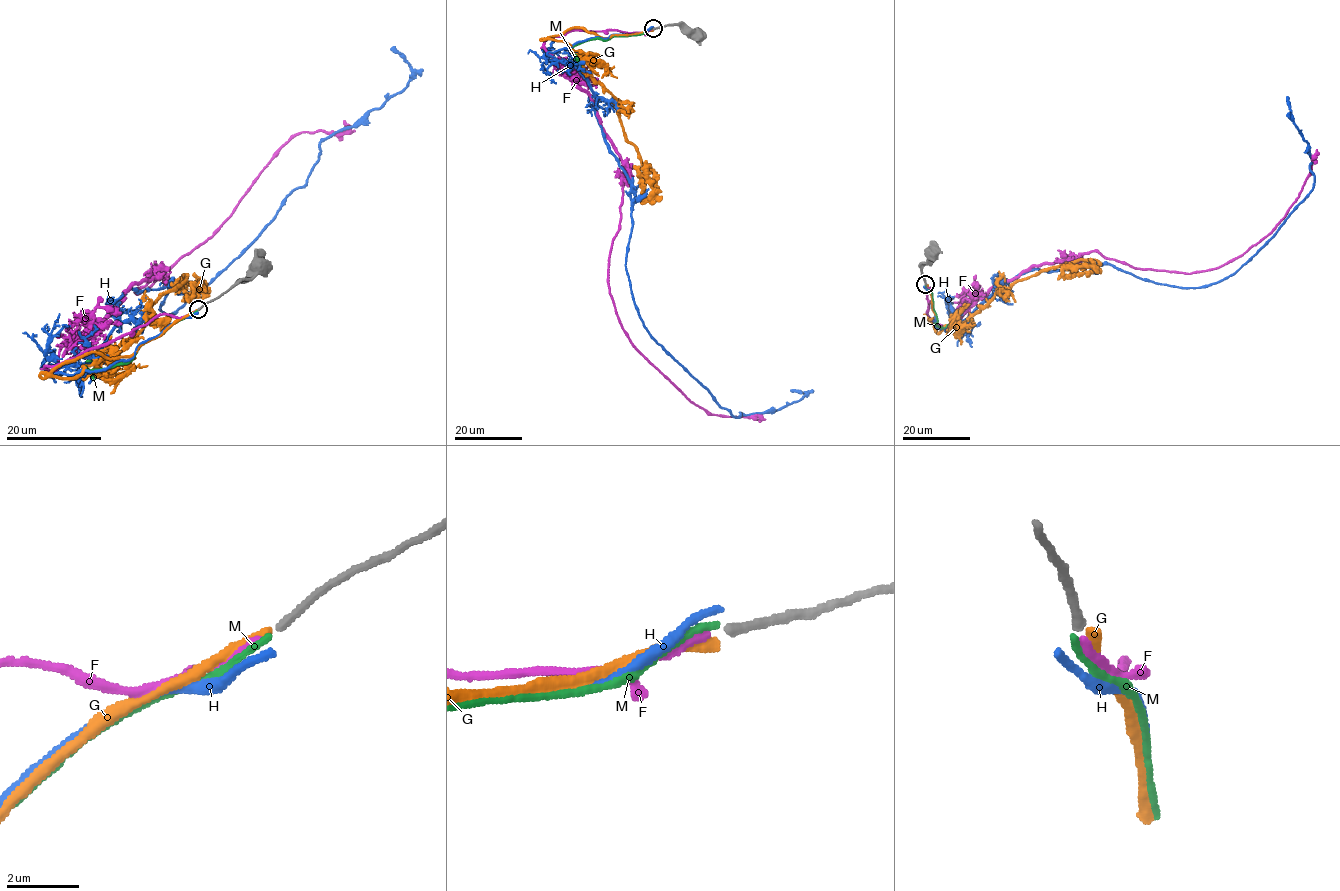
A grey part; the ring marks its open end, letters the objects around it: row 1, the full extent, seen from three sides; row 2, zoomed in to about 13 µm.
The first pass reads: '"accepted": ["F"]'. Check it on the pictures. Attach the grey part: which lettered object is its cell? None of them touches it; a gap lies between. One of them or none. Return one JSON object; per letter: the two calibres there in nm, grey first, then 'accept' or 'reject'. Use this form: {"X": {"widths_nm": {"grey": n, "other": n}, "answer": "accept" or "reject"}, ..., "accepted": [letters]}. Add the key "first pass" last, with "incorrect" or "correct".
{"F": {"widths_nm": {"grey": 240, "other": 240}, "answer": "accept"}, "G": {"widths_nm": {"grey": 240, "other": 280}, "answer": "reject"}, "H": {"widths_nm": {"grey": 240, "other": 220}, "answer": "reject"}, "M": {"widths_nm": {"grey": 240, "other": 170}, "answer": "reject"}, "accepted": ["F"], "first pass": "correct"}

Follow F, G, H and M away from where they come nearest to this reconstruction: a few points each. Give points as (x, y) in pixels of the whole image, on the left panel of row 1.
F: (196, 310), (45, 367), (155, 263), (137, 294), (203, 244), (291, 138), (344, 120)
G: (196, 309), (132, 354), (89, 352), (51, 373), (98, 366), (186, 275), (190, 296), (189, 282)
H: (198, 312), (50, 373), (130, 288), (168, 281), (165, 314), (195, 296), (321, 142), (407, 86), (390, 49)
M: (198, 310), (146, 340), (129, 361), (86, 370), (85, 366), (91, 372), (95, 369), (91, 360), (86, 361)

